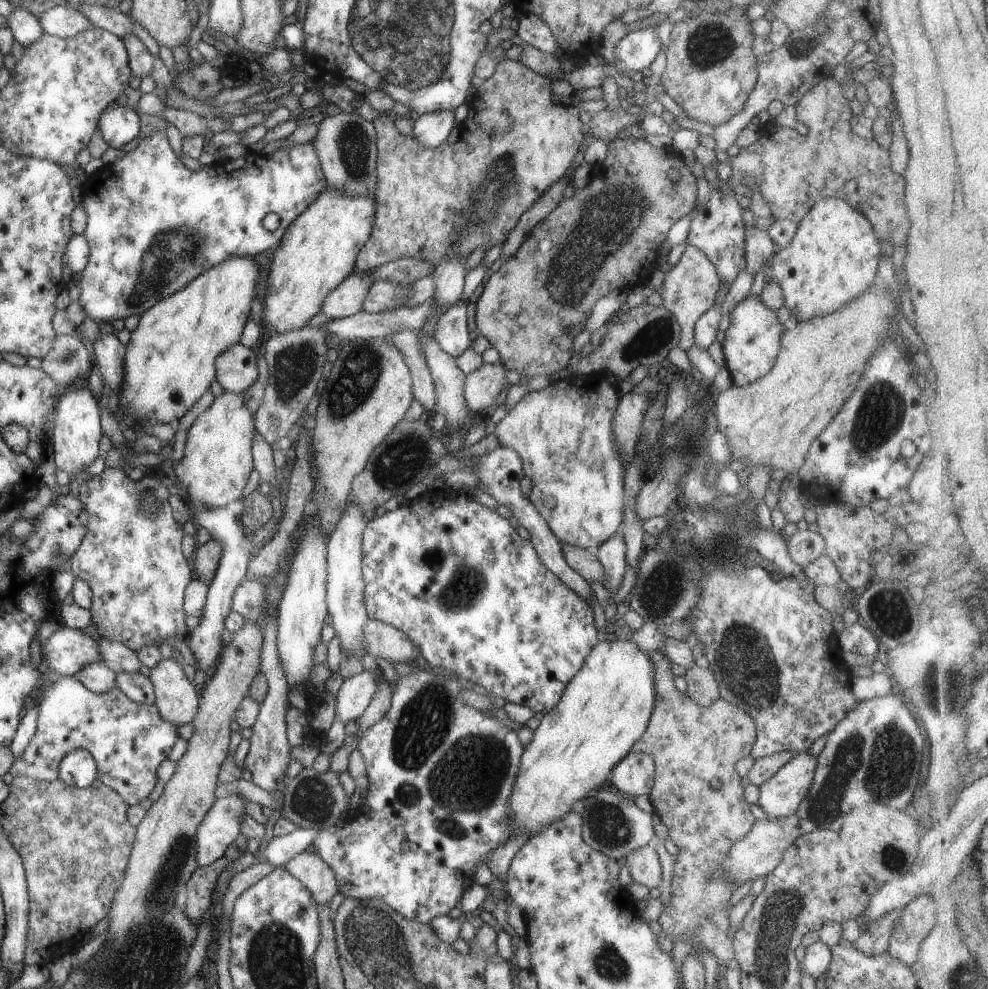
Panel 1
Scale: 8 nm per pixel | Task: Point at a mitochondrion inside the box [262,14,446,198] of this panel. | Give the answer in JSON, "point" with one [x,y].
{"point":[353,138]}

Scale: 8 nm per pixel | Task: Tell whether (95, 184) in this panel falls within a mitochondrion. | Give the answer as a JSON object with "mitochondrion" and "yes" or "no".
{"mitochondrion":"no"}

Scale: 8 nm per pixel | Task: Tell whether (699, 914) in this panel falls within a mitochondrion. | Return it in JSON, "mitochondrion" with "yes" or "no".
{"mitochondrion":"yes"}

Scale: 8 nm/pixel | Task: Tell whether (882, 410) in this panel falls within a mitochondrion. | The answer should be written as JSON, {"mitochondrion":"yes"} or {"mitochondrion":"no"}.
{"mitochondrion":"yes"}

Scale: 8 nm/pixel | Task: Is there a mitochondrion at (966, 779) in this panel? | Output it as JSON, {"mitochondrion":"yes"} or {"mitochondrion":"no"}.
{"mitochondrion":"no"}

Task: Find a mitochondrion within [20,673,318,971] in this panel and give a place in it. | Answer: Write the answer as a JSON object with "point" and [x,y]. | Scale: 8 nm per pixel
{"point":[163,884]}

